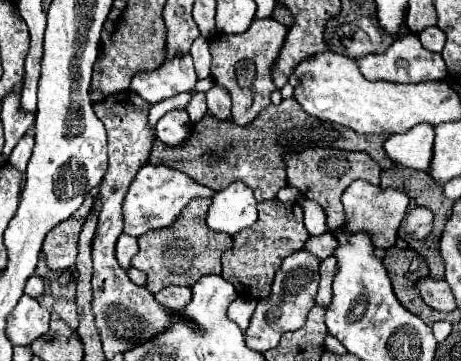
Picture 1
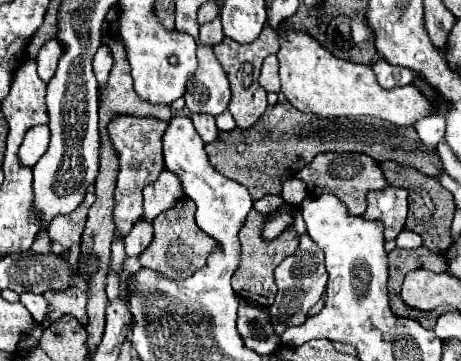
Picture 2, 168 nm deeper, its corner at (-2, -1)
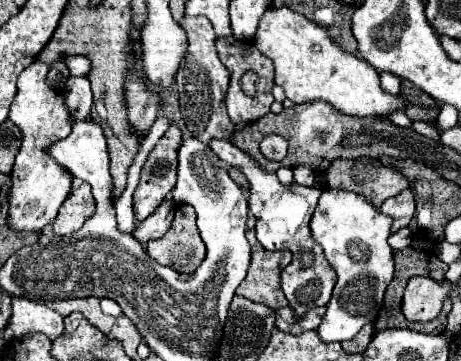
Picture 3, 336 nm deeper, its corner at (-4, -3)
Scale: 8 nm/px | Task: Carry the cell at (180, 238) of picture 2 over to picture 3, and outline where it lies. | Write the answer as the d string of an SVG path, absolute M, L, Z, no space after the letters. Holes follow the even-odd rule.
M181 204L181 206L175 208L175 218L171 222L171 228L167 230L167 234L163 238L153 240L151 244L147 244L147 254L155 262L173 268L179 274L195 272L195 268L205 260L205 244L203 244L203 240L199 236L199 230L195 226L195 210L189 204Z

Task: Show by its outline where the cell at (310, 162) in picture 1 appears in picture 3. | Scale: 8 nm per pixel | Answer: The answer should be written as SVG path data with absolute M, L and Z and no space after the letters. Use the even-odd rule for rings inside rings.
M357 158L333 160L325 170L325 188L361 194L369 204L379 208L383 200L409 188L409 182L403 174L383 166L379 160Z

